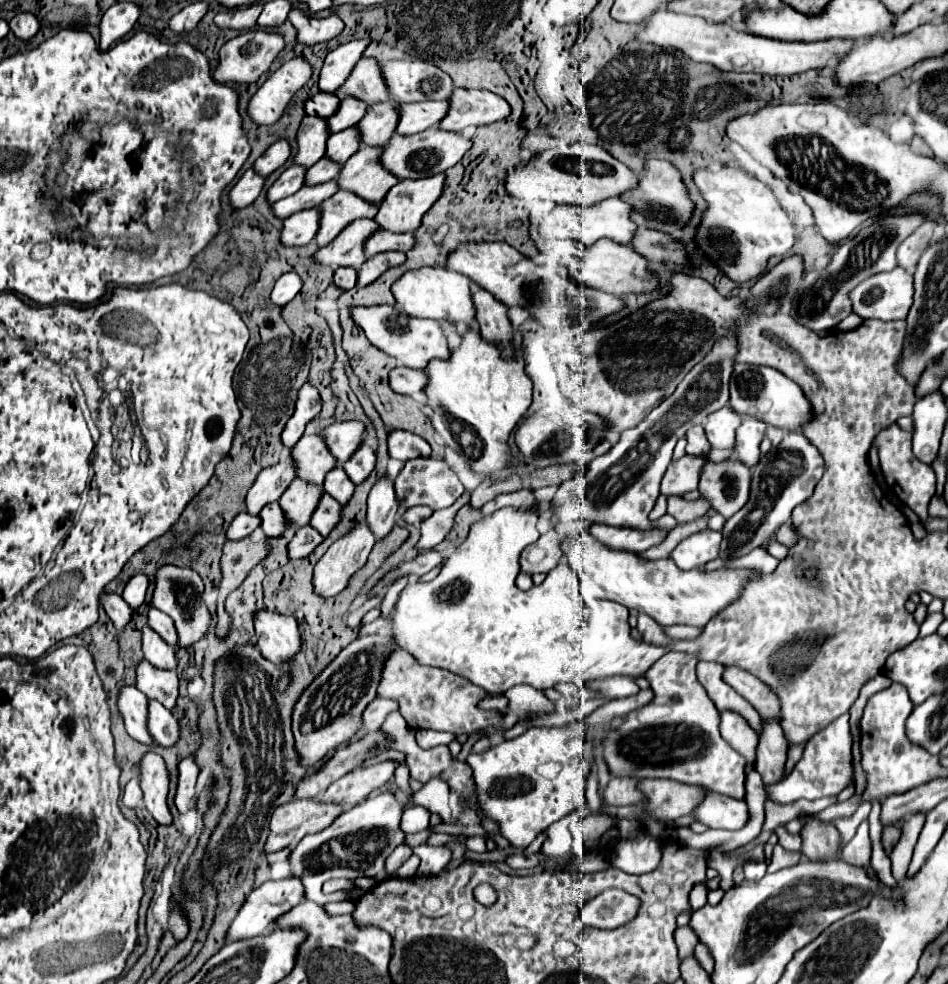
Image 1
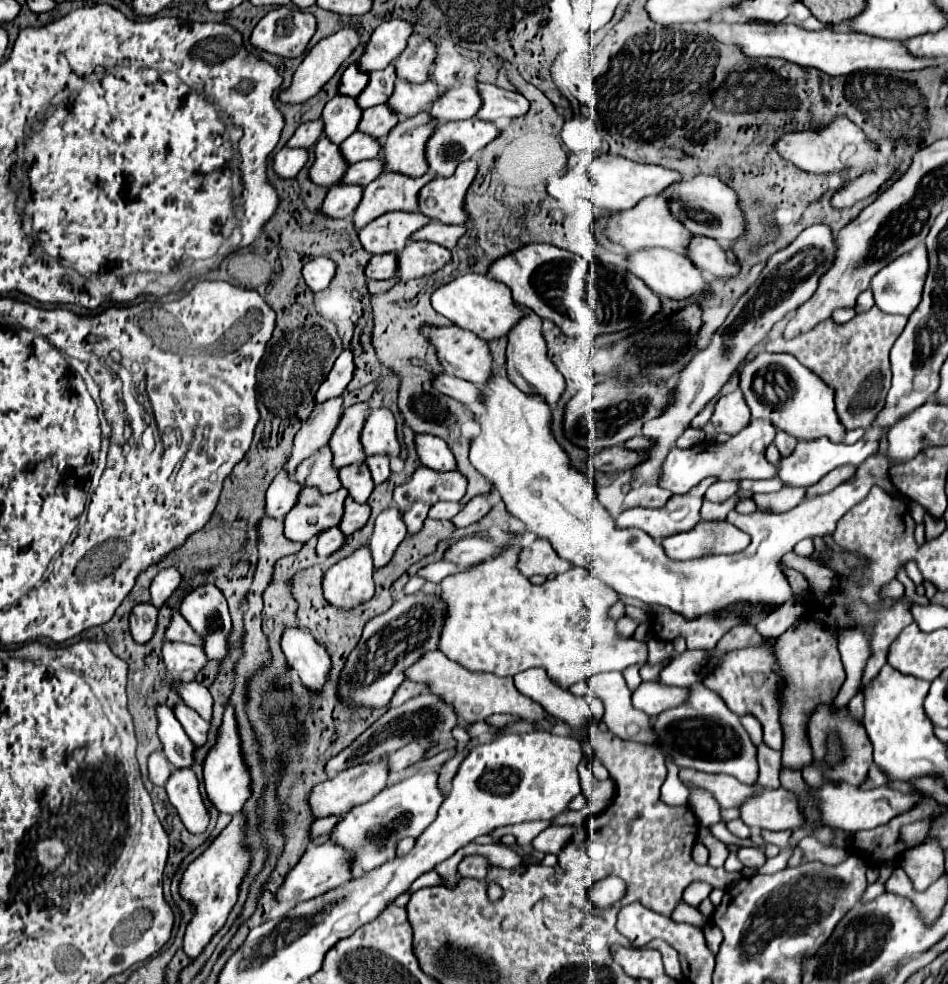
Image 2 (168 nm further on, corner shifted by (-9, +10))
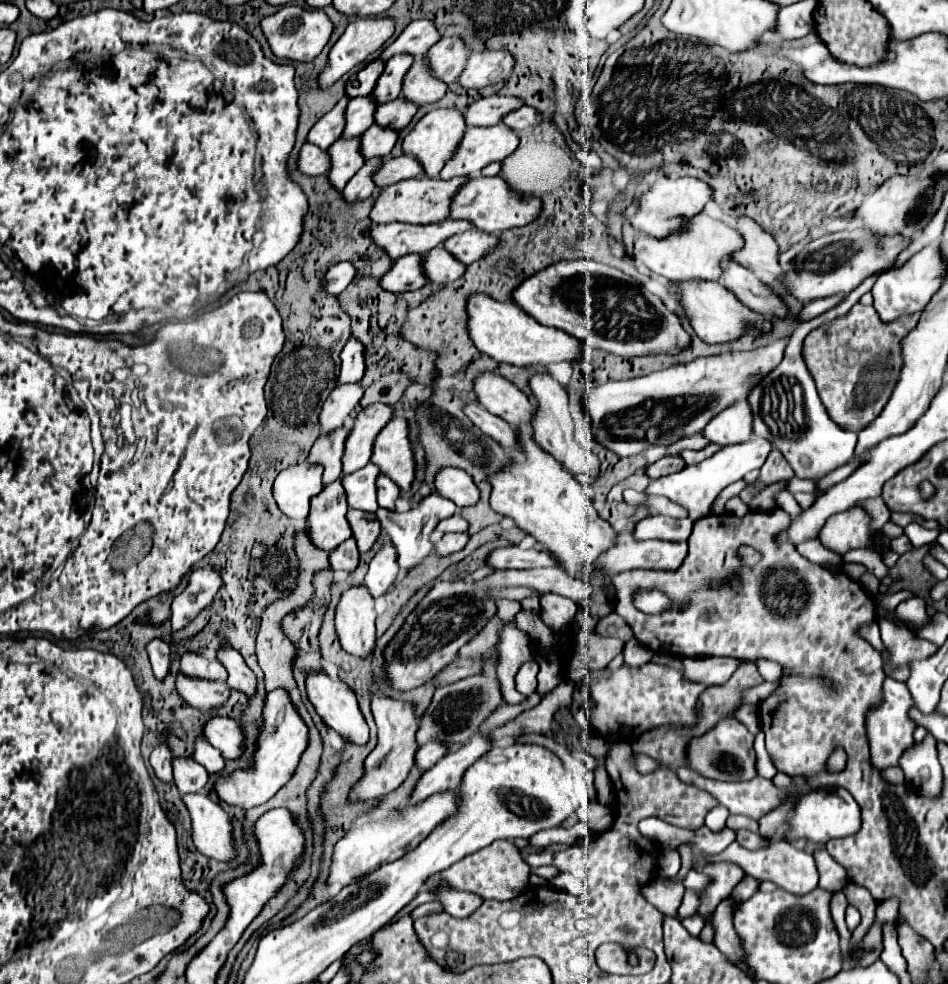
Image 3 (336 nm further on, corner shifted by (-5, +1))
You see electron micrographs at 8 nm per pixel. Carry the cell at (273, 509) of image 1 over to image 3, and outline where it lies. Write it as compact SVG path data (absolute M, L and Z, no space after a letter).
M340 479L324 487L322 493L312 497L308 513L306 535L314 547L332 551L342 541L350 539L350 525L346 521L346 493L342 491Z

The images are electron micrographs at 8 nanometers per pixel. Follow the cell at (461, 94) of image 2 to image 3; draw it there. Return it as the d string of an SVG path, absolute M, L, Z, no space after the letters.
M490 95L470 103L466 111L462 111L462 115L466 125L496 125L500 123L502 115L518 109L518 105L522 105L522 101L516 97Z

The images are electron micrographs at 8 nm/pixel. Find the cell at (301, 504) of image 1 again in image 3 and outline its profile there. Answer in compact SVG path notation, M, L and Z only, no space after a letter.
M346 423L342 429L330 433L330 435L318 437L310 449L306 463L324 467L324 473L322 473L324 487L330 485L332 481L336 481L338 475L342 475L340 457L342 457L342 449L344 449L344 441L346 441L348 431L350 431L350 423Z

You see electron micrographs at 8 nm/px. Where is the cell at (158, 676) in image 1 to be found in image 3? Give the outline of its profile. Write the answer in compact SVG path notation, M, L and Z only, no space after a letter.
M214 715L204 723L206 739L220 749L224 759L236 759L242 753L242 733L234 719Z

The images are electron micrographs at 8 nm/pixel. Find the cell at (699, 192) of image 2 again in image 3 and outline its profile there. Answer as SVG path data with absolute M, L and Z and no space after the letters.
M742 215L736 219L736 231L744 239L744 247L732 257L750 271L768 271L776 277L782 275L778 265L778 245L772 235L762 231L754 219Z

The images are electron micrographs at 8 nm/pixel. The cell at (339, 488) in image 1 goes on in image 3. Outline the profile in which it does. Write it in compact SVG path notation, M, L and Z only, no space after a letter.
M368 463L356 473L342 477L342 487L348 495L350 509L360 509L368 513L374 513L378 509L378 503L376 503L376 477L378 475L380 475L378 467L374 467L374 463Z

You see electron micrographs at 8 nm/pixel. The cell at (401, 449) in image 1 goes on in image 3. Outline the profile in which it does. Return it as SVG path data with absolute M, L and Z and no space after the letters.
M442 467L436 473L434 485L440 495L454 501L458 507L474 505L478 501L478 487L470 481L470 475L458 467Z

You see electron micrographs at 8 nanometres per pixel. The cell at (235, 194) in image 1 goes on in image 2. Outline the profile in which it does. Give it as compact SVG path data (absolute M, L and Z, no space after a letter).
M282 148L274 156L274 172L282 178L294 178L308 162L306 148Z

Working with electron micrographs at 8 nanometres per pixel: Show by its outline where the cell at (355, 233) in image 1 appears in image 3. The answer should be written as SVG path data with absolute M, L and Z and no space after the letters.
M444 219L442 223L432 225L410 225L410 223L386 223L374 225L370 229L370 239L376 247L384 249L390 259L398 259L410 253L426 253L430 247L440 245L450 235L462 233L472 225L466 221Z

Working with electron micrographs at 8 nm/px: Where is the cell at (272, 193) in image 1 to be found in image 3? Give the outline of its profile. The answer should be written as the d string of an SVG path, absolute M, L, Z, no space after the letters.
M338 139L328 147L326 153L330 159L330 169L326 177L336 191L342 191L344 185L364 165L364 159L358 151L358 139Z

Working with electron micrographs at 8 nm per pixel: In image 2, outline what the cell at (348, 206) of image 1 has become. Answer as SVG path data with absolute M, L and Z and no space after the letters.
M386 172L374 182L370 182L364 190L362 202L358 204L354 212L354 226L360 230L374 218L392 212L392 210L404 210L404 212L418 212L418 194L426 182L434 180L434 174L424 174L418 178L410 178L404 174Z

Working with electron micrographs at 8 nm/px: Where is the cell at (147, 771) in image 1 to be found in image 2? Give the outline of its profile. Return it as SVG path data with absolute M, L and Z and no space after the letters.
M174 770L166 784L168 798L172 806L178 810L184 826L192 834L202 834L208 828L210 814L200 796L200 784L192 770Z

